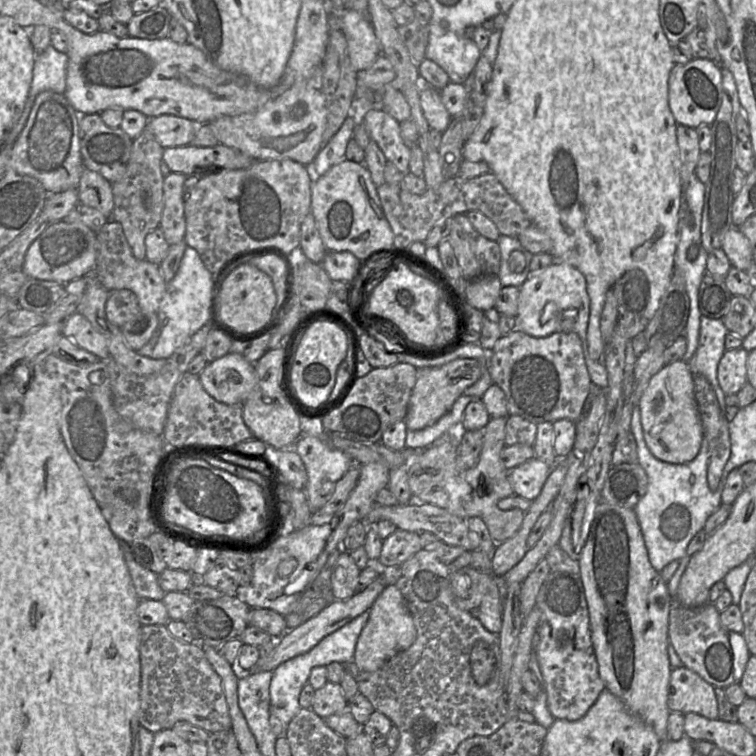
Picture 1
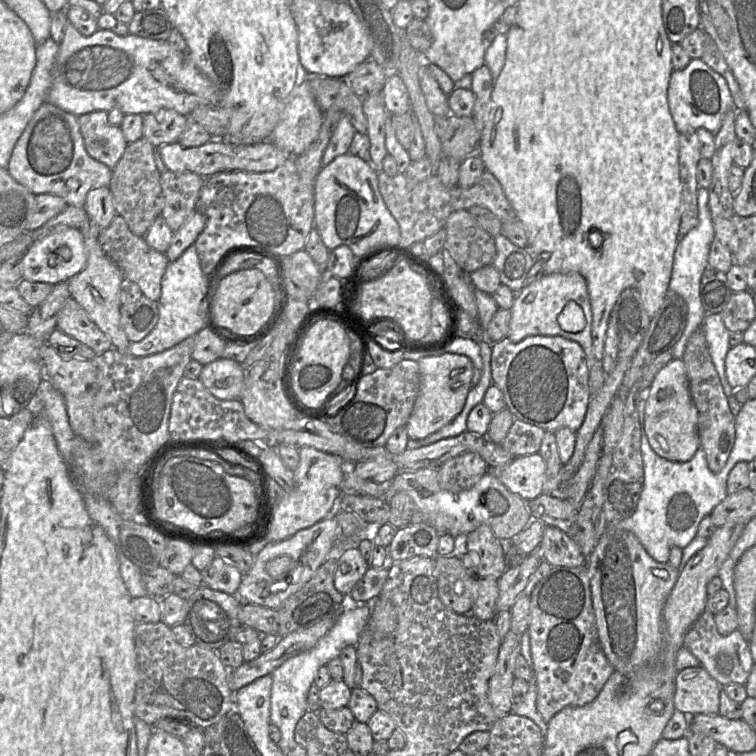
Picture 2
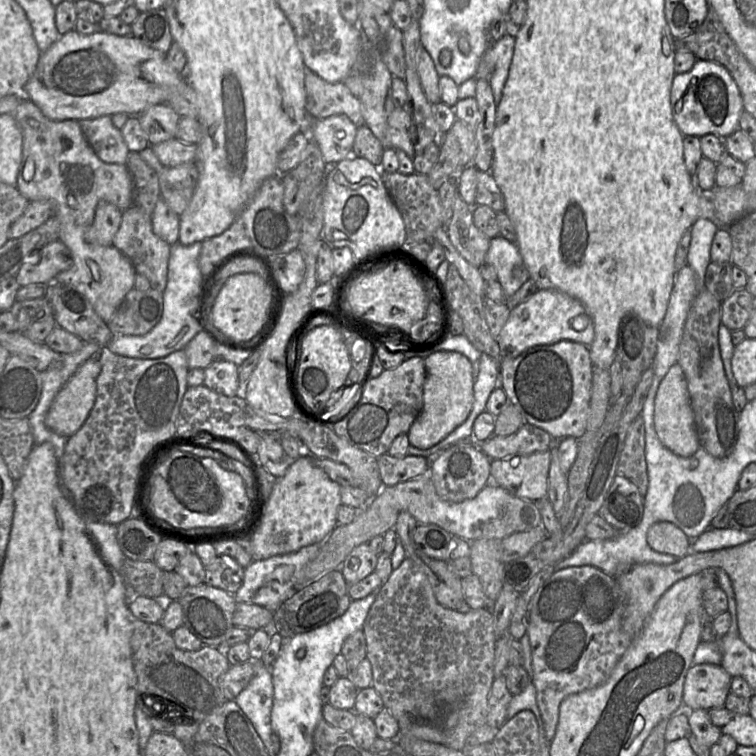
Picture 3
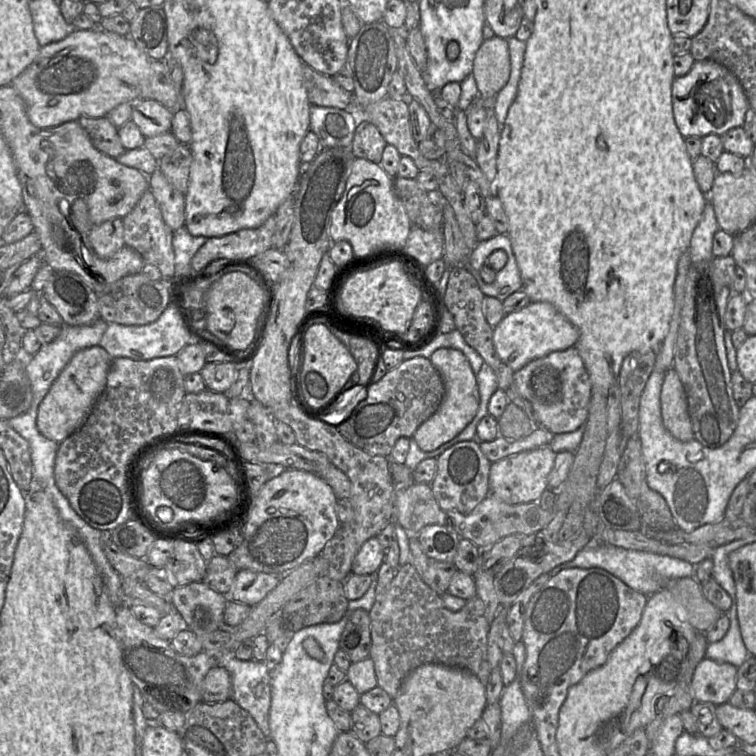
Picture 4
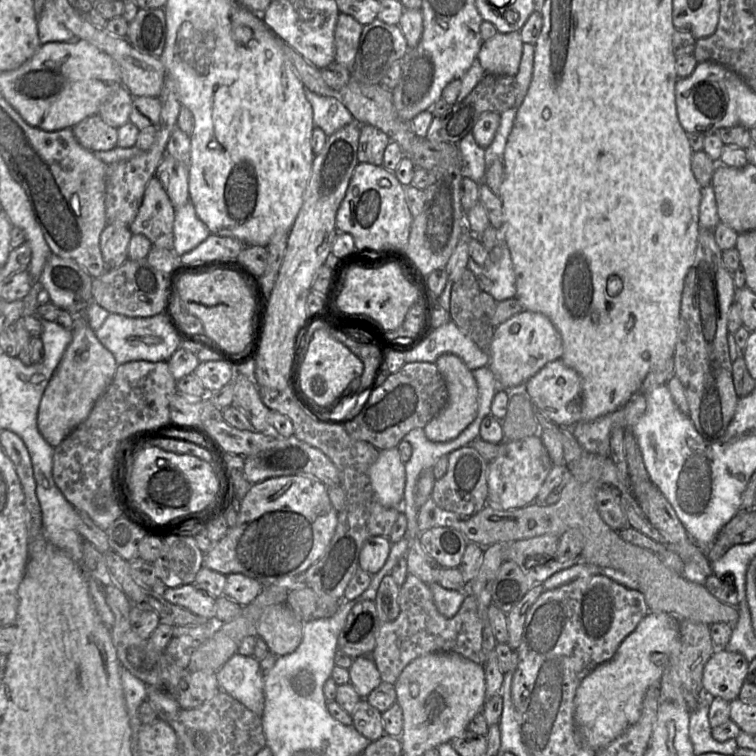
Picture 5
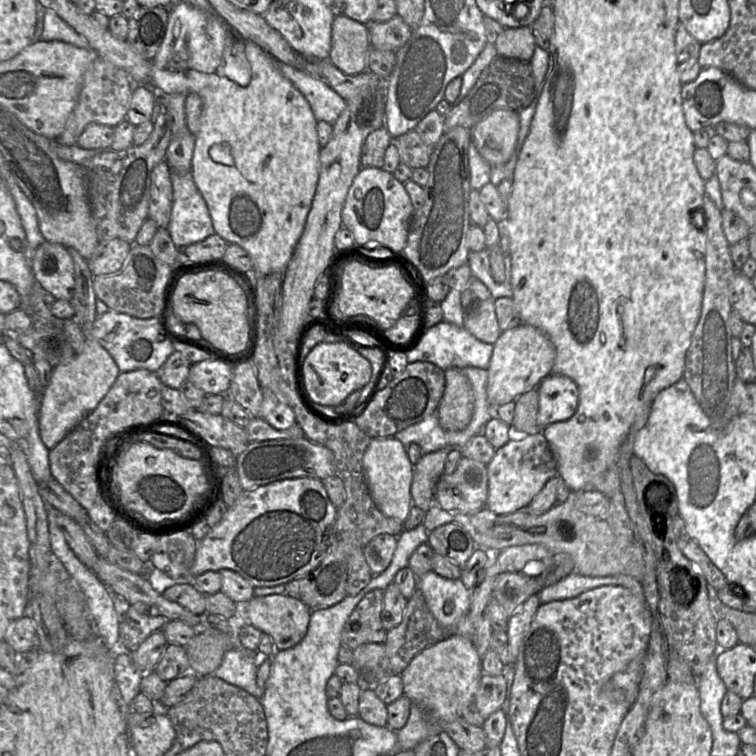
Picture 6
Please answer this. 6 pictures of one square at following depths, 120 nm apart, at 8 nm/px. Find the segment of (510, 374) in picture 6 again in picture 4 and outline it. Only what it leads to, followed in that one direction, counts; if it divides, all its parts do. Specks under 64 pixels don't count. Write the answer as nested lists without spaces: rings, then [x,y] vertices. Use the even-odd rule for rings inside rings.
[[[530,302],[521,310],[506,314],[493,328],[494,349],[513,372],[551,352],[573,347],[578,339],[577,328],[548,302]]]

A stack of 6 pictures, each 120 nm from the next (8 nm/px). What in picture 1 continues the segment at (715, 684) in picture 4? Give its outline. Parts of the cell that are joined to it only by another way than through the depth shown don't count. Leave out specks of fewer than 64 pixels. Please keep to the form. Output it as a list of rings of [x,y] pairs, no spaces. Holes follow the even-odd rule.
[[[684,666],[671,671],[667,707],[670,712],[694,712],[708,719],[718,719],[715,687]]]

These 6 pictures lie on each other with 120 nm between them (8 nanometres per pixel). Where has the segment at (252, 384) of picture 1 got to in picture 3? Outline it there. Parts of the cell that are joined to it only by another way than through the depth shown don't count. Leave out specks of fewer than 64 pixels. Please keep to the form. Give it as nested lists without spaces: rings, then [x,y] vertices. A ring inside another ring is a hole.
[[[213,361],[204,369],[204,385],[210,390],[233,397],[241,392],[239,366],[229,361]]]

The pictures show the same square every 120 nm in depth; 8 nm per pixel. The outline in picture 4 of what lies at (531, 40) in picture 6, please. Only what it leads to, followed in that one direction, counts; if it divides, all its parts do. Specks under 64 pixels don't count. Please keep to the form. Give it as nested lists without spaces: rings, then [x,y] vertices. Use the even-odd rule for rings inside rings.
[[[494,36],[479,47],[472,70],[479,97],[495,98],[510,76],[510,54],[507,39]]]

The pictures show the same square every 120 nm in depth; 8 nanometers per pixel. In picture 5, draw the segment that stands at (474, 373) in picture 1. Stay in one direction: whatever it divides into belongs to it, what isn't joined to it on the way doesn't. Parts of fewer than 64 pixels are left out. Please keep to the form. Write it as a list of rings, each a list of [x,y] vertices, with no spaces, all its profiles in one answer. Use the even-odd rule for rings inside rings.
[[[450,353],[442,354],[435,364],[446,382],[448,401],[423,429],[429,441],[443,443],[457,438],[474,421],[479,409],[479,392],[472,371],[458,356]]]

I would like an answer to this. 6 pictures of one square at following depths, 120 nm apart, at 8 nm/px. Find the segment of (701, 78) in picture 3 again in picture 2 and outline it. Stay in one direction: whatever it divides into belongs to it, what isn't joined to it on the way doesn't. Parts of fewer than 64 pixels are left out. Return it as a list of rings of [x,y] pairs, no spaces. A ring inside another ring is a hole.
[[[691,59],[683,70],[673,70],[668,86],[668,105],[678,133],[693,133],[705,128],[714,135],[721,128],[726,112],[734,108],[726,80],[701,59]]]

